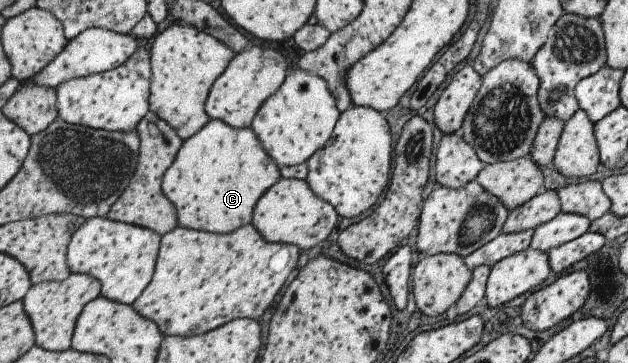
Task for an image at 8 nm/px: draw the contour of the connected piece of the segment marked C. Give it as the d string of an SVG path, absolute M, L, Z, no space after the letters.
M210 119L208 124L183 142L174 162L164 173L161 187L176 207L177 226L224 234L253 222L256 203L281 179L279 170L251 126L237 129L220 119Z

